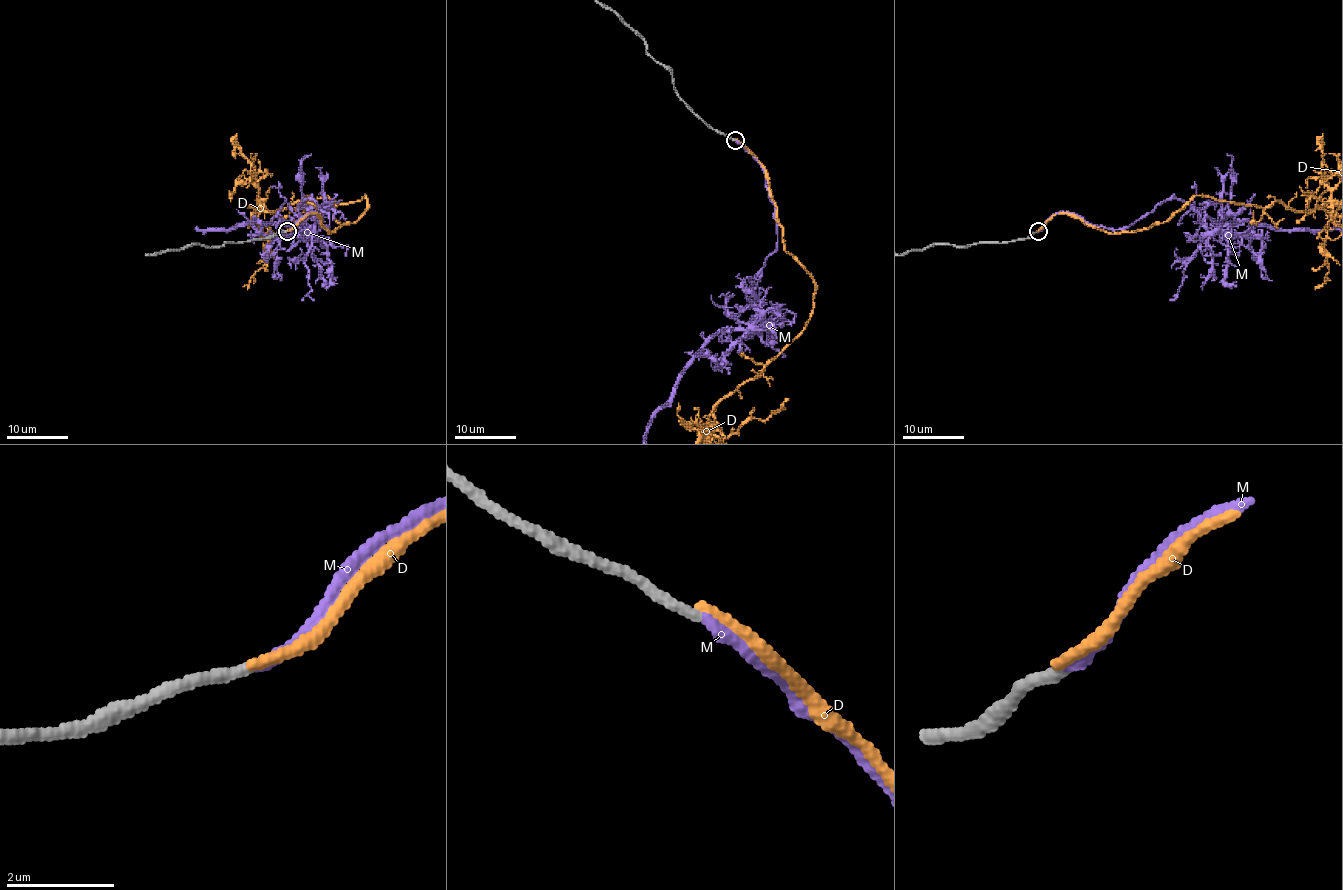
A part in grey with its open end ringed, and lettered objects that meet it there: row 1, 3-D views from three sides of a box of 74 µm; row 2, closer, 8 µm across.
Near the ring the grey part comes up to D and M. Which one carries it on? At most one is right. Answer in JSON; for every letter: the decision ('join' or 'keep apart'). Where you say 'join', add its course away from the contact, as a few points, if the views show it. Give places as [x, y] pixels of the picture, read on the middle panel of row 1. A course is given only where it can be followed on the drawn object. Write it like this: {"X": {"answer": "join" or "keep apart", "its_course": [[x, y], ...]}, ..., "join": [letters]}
{"D": {"answer": "keep apart"}, "M": {"answer": "join"}, "join": ["M"]}

